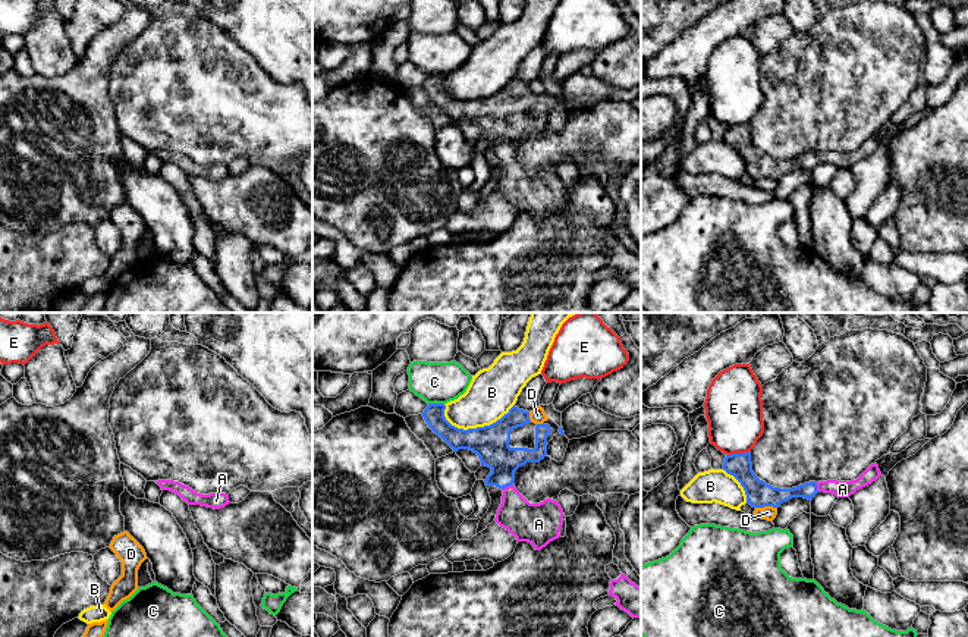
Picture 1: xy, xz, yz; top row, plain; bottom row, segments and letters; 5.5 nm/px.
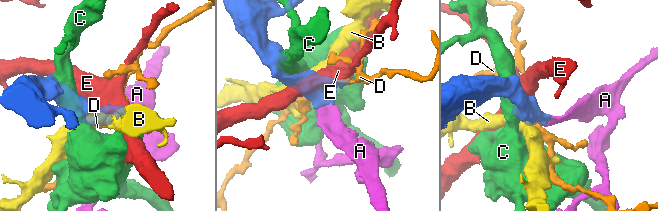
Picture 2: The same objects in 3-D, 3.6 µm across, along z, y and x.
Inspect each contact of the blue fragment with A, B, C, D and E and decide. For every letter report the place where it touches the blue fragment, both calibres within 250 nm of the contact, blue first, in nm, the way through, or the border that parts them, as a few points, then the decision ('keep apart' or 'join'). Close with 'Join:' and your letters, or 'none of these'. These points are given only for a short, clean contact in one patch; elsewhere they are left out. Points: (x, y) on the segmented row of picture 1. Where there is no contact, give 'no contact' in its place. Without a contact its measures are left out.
A: contact xz (506, 486); calibres 190 and 220 nm; way xz (490, 443), (503, 461), (506, 486), (512, 502), (533, 523); join
B: contact xz (478, 427); calibres 190 and 260 nm; keep apart
C: contact xz (436, 404); calibres 110 and 220 nm; keep apart
D: contact yz (766, 505); calibres 140 and 80 nm; keep apart
E: contact yz (738, 454); calibres 140 and 320 nm; keep apart
Join: A

